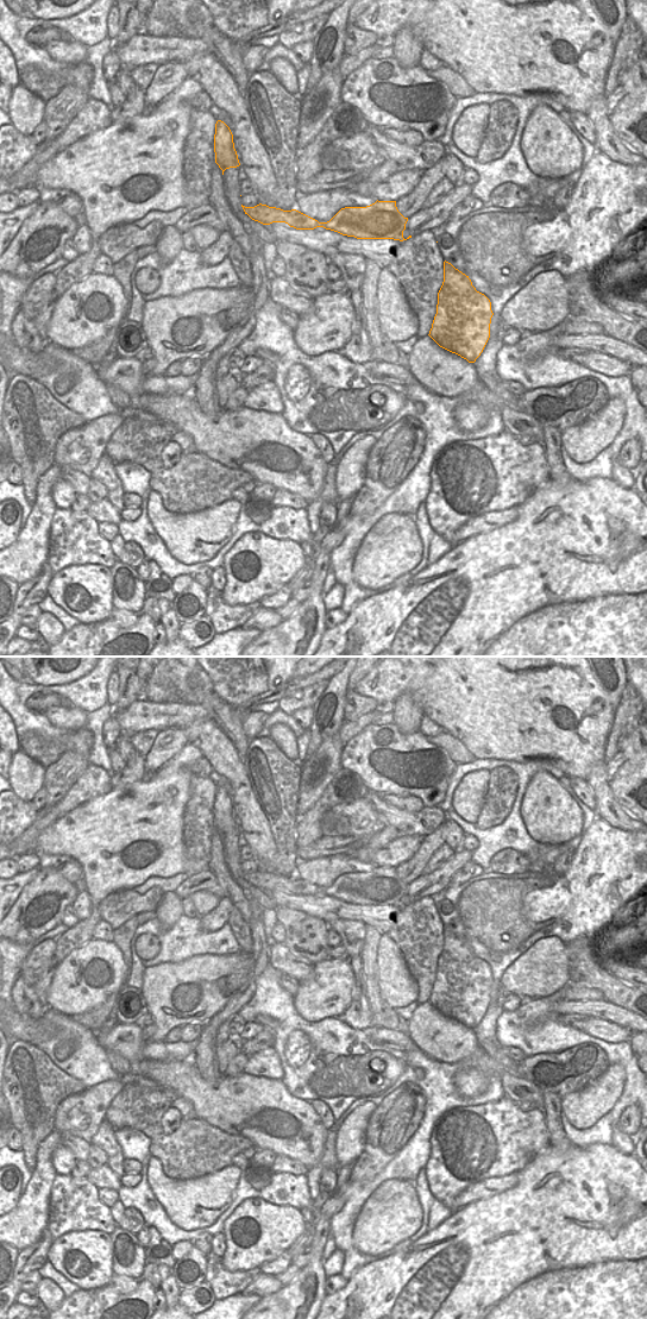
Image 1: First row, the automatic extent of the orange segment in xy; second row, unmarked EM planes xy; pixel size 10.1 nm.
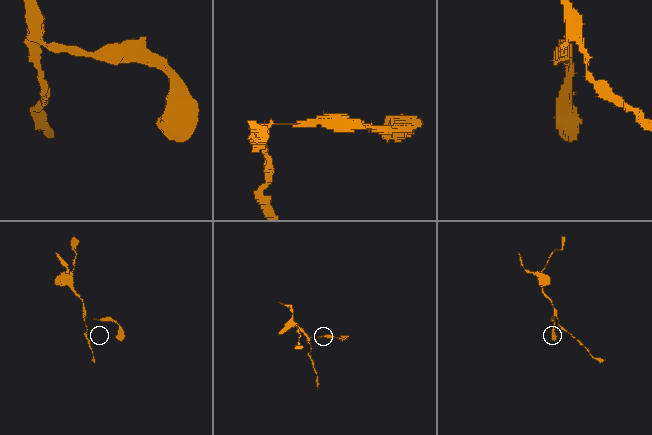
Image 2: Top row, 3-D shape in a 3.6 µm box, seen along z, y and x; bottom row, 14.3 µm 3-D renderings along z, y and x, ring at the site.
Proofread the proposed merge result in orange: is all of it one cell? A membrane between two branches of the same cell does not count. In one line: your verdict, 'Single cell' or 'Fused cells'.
Single cell.

